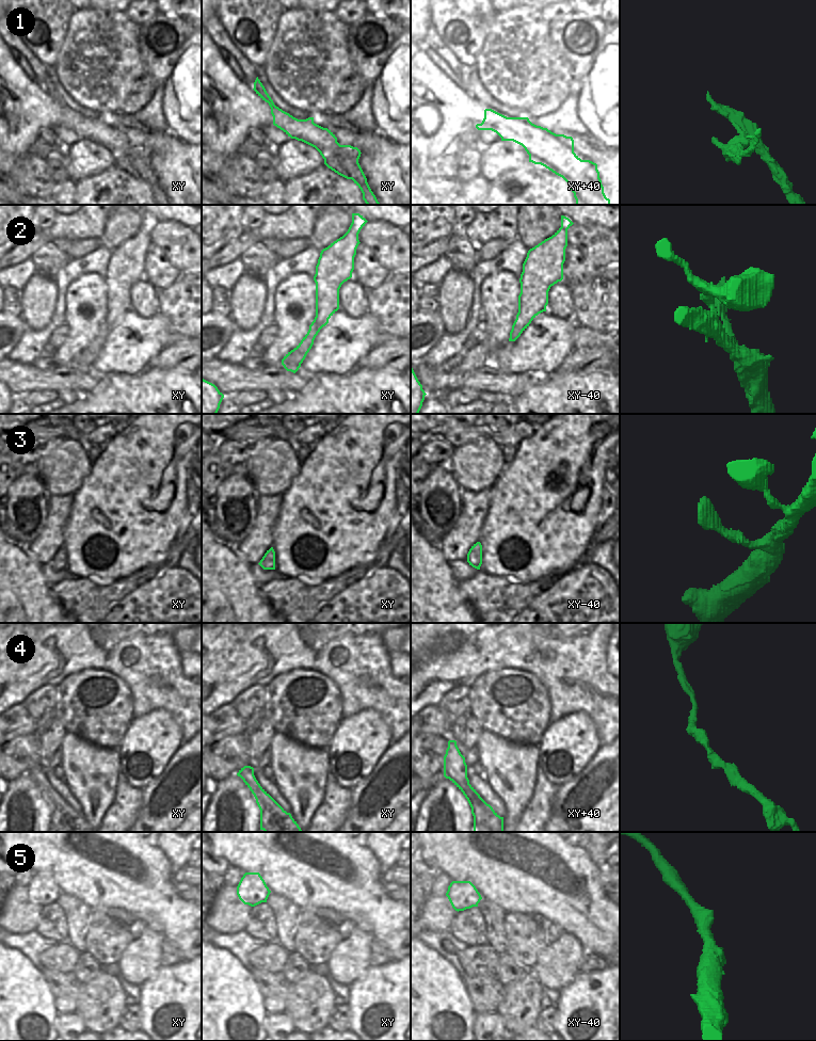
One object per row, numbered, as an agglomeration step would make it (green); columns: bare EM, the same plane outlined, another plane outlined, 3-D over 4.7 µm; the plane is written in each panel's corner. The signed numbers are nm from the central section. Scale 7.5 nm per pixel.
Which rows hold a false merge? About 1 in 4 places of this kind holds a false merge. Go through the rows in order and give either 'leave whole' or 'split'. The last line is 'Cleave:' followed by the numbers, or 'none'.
1: split
2: leave whole
3: leave whole
4: leave whole
5: leave whole
Cleave: 1

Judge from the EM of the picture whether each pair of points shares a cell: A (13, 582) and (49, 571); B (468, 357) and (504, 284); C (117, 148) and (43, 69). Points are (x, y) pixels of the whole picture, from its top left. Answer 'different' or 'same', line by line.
A: different
B: same
C: different

